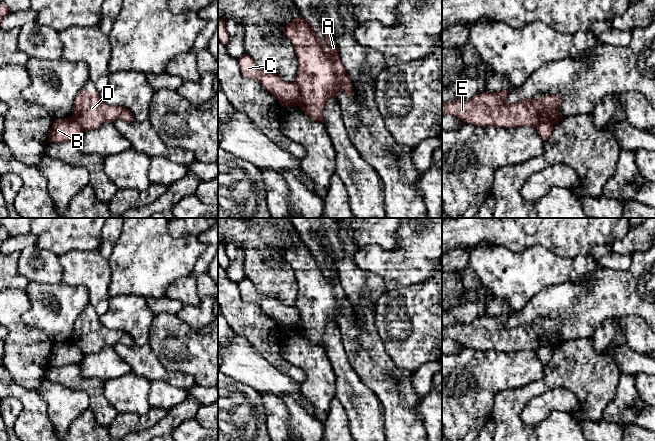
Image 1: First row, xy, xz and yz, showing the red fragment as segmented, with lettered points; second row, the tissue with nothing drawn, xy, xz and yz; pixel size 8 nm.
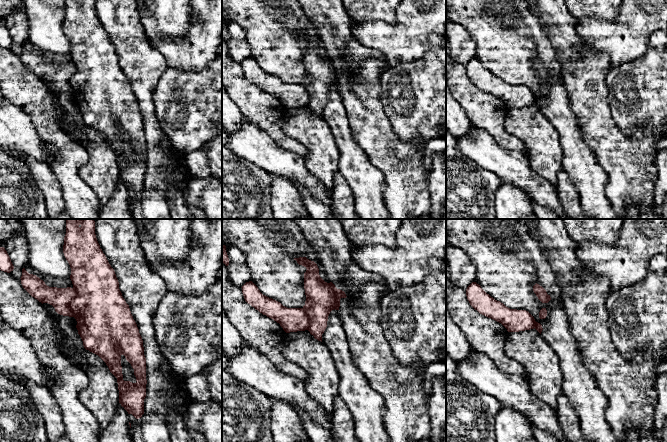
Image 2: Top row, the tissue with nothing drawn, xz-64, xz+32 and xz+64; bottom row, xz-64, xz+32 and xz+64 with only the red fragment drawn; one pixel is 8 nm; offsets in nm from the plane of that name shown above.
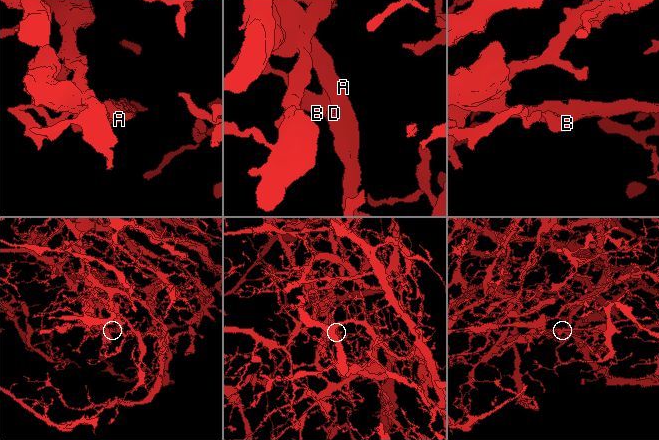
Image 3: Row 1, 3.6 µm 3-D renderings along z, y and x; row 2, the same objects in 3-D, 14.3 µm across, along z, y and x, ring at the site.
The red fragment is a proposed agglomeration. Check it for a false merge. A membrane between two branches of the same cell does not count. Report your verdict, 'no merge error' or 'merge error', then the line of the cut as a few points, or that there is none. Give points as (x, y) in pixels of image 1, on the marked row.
merge error; cut xz (292, 83), (300, 93), (299, 105)

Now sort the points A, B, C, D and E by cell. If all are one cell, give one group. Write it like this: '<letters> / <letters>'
A D E / B C

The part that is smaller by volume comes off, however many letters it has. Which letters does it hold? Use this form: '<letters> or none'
A, D, E

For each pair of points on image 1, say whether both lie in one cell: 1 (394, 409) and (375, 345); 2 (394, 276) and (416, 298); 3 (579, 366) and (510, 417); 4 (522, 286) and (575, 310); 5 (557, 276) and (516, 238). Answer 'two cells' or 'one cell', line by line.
1: one cell
2: two cells
3: one cell
4: two cells
5: two cells

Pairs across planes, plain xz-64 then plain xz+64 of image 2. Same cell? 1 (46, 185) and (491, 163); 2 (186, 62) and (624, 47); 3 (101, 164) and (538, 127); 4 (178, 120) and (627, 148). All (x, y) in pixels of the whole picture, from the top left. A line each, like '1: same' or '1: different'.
1: different
2: same
3: same
4: different

